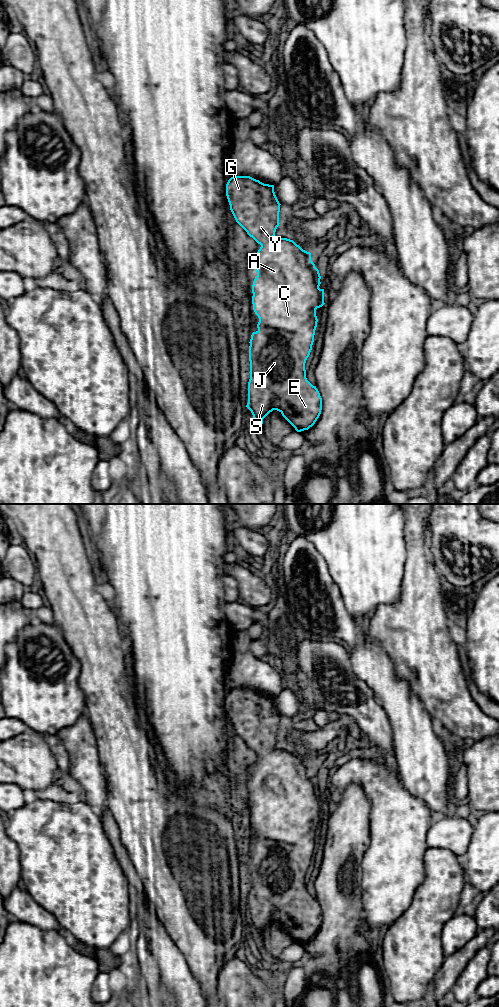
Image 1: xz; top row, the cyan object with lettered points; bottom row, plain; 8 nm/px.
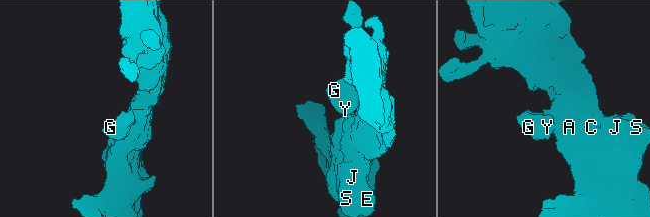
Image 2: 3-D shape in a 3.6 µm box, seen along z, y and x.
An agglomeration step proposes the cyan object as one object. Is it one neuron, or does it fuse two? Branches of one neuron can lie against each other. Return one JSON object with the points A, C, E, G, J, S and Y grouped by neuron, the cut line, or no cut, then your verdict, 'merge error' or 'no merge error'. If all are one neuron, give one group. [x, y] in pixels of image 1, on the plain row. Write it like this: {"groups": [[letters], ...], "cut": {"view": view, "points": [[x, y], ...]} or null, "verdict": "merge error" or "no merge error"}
{"groups": [["A", "C", "E", "G", "J", "S", "Y"]], "cut": null, "verdict": "no merge error"}

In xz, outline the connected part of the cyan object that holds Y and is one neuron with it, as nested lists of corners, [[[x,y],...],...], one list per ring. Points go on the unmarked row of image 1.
[[[234,688],[226,696],[226,708],[236,734],[261,757],[255,772],[257,788],[252,797],[253,822],[259,834],[258,842],[252,845],[249,854],[250,891],[246,919],[251,923],[258,941],[262,939],[263,931],[273,922],[277,922],[297,944],[308,942],[315,936],[322,922],[320,905],[316,898],[307,892],[305,882],[318,834],[316,821],[325,816],[324,801],[319,800],[321,796],[319,782],[311,773],[311,765],[303,762],[293,752],[272,751],[280,736],[281,717],[275,707],[274,697],[264,696],[250,688]]]

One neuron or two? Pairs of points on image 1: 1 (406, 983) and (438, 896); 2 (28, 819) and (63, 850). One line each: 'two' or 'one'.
1: one
2: one

